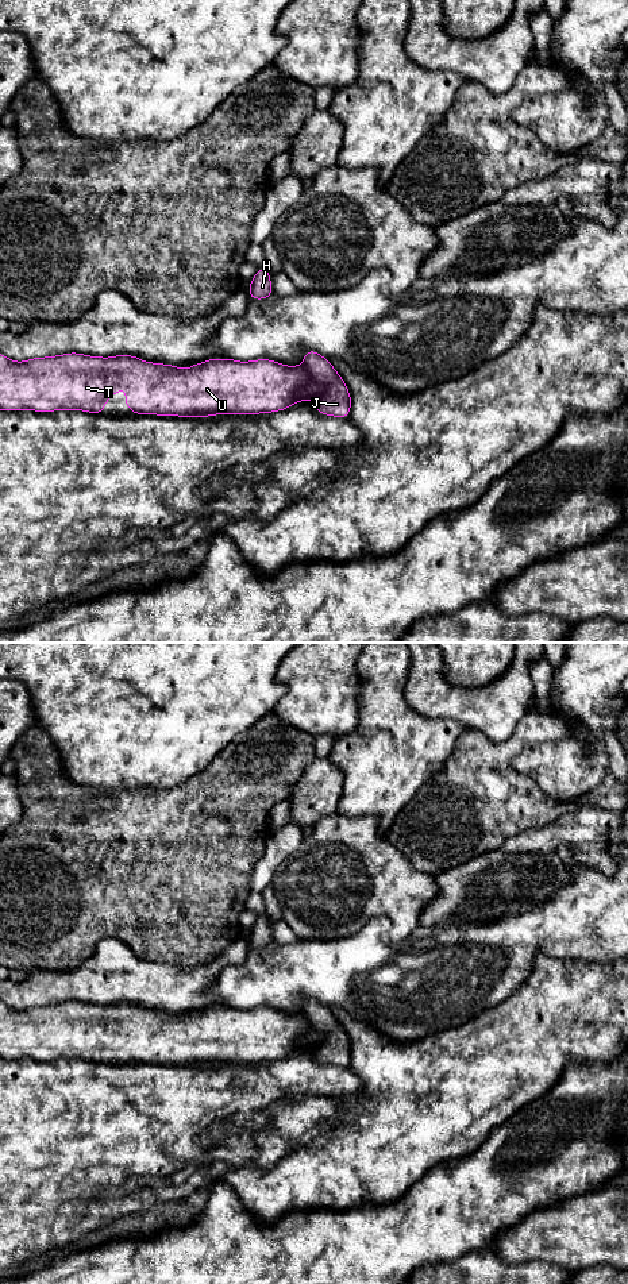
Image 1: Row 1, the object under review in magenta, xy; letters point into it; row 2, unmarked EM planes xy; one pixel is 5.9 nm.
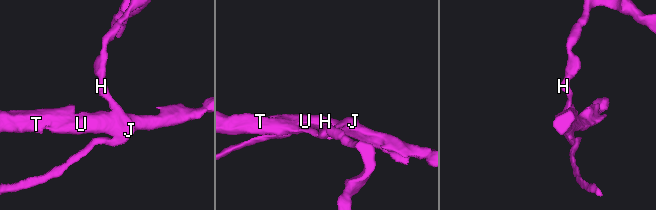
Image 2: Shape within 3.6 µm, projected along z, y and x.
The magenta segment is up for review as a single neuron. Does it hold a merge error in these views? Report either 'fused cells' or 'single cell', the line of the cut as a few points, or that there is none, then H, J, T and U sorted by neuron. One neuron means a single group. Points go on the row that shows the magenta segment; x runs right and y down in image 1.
fused cells; cut in xy along (303, 365), (322, 386), (322, 396), (318, 400); H J / T U

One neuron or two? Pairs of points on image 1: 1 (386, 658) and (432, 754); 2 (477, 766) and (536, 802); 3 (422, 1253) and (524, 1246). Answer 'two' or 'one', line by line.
1: one
2: one
3: two

